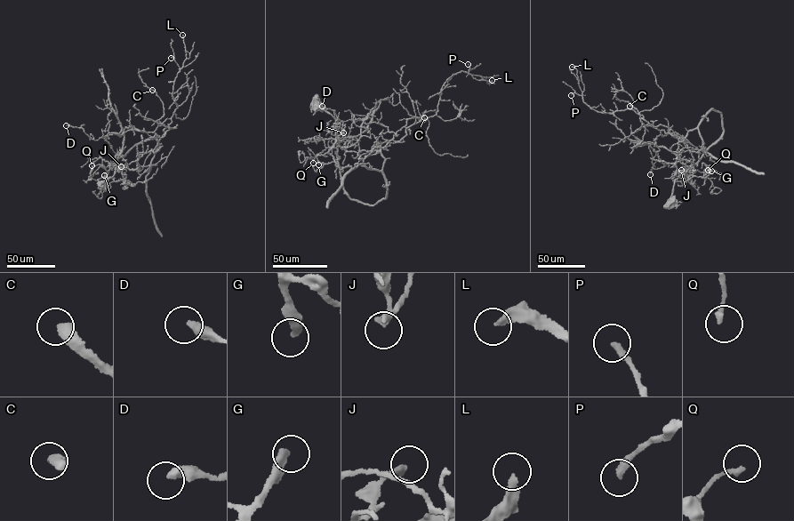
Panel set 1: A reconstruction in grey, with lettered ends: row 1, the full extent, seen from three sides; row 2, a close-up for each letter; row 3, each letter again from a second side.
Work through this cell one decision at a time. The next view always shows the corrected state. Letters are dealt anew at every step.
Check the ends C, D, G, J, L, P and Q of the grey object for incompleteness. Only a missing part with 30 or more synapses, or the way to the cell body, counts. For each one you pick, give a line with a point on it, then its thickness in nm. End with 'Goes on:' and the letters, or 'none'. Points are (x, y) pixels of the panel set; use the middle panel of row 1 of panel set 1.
C: place (424, 117); calibre 340 nm
G: place (318, 164); calibre 360 nm
L: place (492, 80); calibre 280 nm
Goes on: C, G, L

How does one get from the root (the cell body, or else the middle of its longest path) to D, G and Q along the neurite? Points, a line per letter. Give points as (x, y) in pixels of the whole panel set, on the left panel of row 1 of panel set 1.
D: (101, 186), (115, 169), (155, 149), (157, 135), (131, 129), (95, 140), (82, 128), (66, 125)
G: (101, 186), (116, 167), (123, 168), (146, 152), (158, 150), (143, 181), (132, 186), (104, 175)
Q: (101, 186), (113, 176), (116, 164), (92, 165)

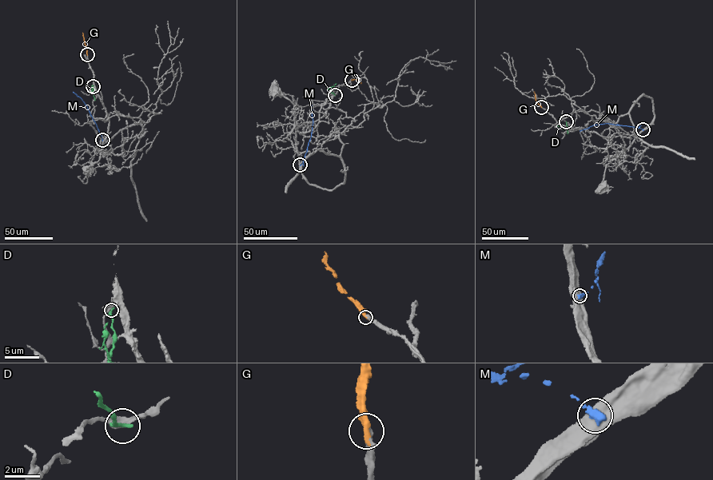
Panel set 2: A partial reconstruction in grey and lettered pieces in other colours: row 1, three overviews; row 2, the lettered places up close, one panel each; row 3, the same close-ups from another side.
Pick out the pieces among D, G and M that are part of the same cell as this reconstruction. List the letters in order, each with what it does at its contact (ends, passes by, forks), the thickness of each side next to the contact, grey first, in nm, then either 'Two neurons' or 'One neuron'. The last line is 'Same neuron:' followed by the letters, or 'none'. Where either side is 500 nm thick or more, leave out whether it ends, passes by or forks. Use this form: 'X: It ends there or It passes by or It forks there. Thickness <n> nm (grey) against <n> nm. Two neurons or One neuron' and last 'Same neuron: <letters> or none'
D: It ends there. Thickness 340 nm (grey) against 260 nm. Two neurons
G: It ends there. Thickness 440 nm (grey) against 380 nm. One neuron
M: Thickness 950 nm (grey) against 400 nm. Two neurons
Same neuron: G

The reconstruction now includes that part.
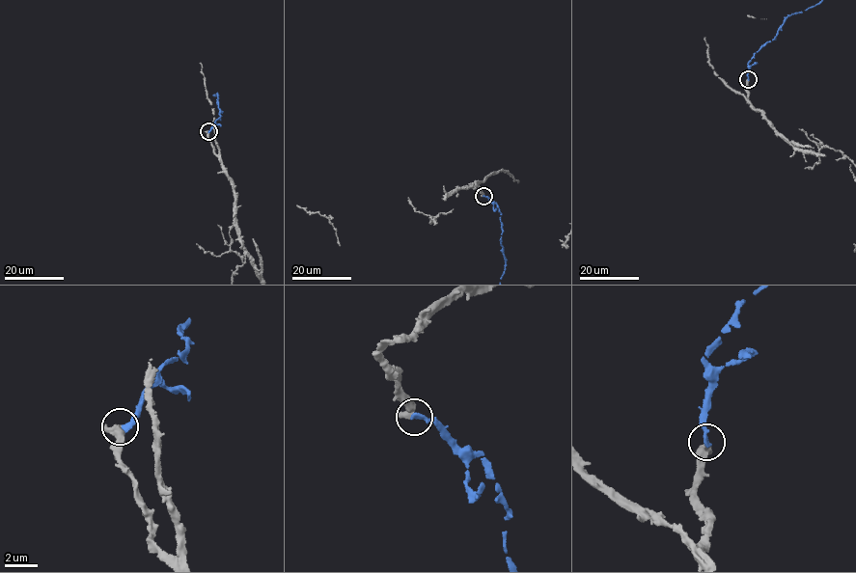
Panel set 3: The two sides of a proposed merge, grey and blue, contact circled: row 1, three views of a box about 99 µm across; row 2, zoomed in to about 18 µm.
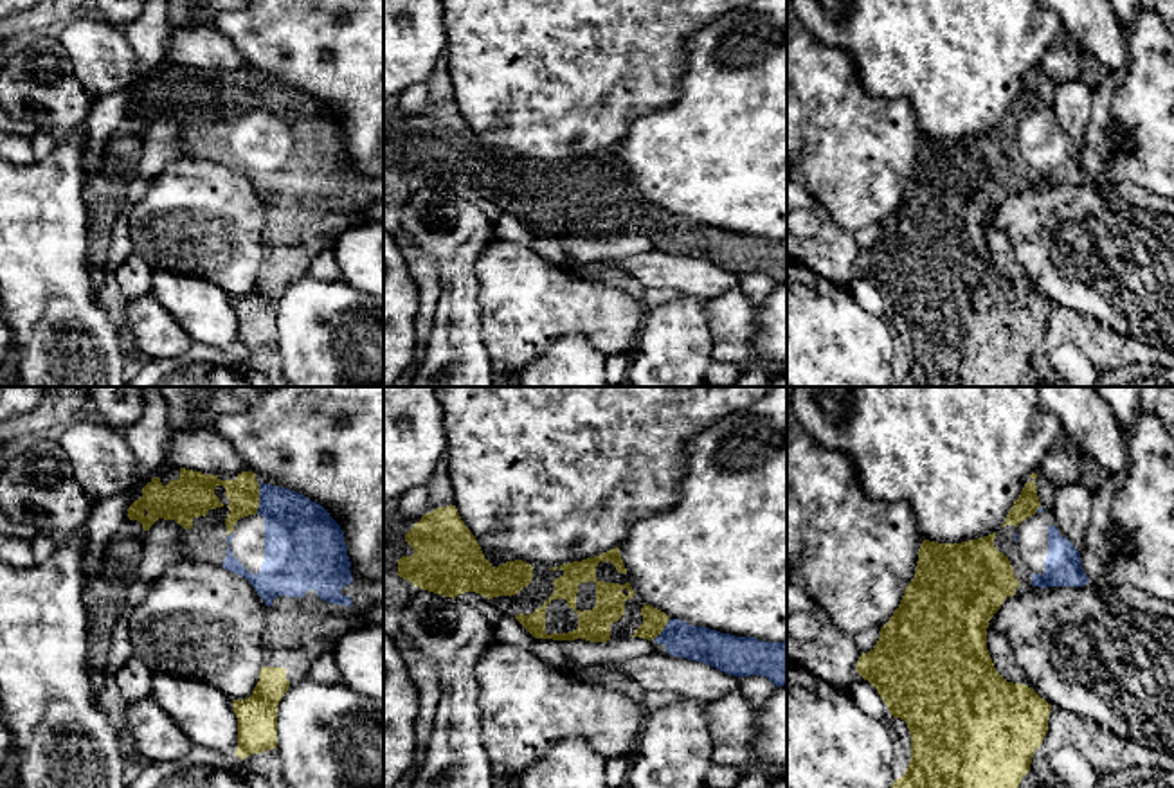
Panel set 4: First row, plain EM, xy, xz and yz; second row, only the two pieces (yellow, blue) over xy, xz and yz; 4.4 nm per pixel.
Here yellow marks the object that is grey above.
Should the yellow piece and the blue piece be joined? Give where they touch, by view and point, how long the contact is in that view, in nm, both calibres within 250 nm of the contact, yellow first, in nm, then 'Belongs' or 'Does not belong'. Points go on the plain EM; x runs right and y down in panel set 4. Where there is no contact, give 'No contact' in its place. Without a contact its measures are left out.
Touches yellow at xy (258, 96). Shared border 130 nm. Thickness 140 nm (yellow) against 320 nm. Belongs

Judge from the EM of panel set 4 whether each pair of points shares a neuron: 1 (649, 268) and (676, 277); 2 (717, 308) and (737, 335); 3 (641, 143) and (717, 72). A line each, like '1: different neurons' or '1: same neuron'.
1: same neuron
2: same neuron
3: same neuron

